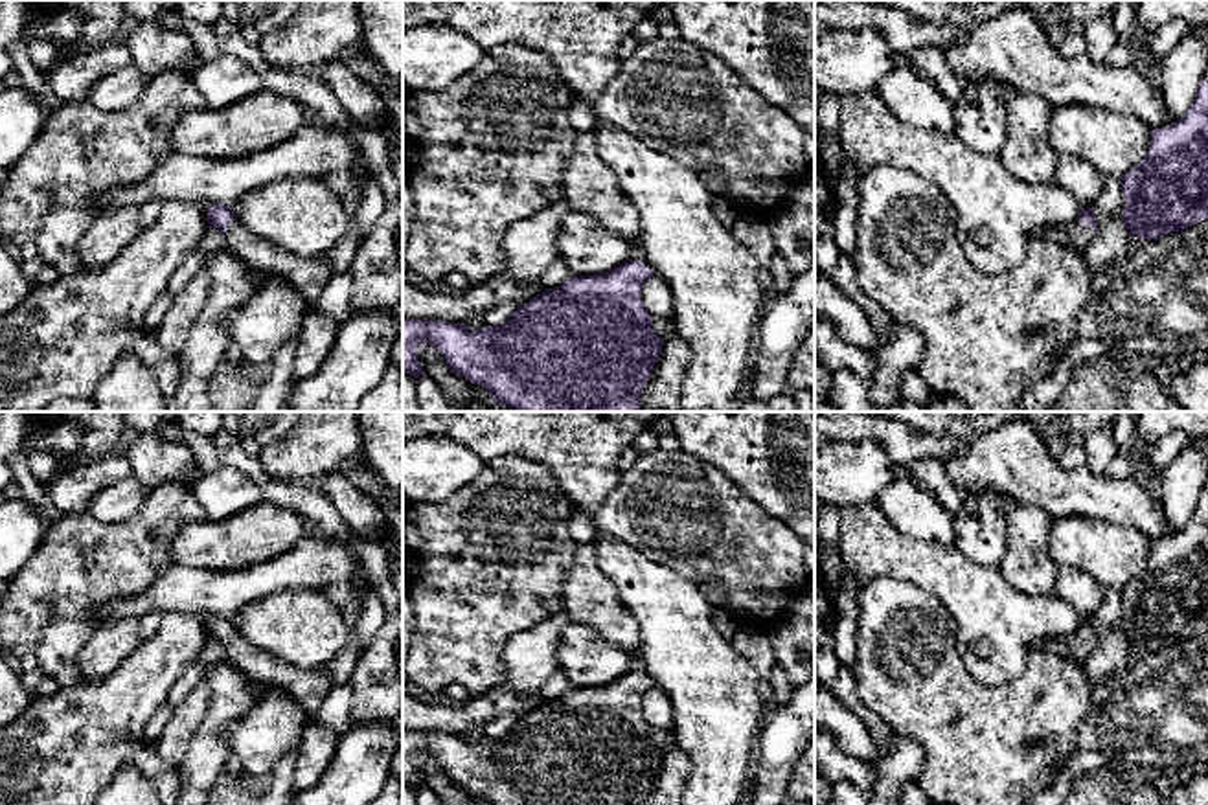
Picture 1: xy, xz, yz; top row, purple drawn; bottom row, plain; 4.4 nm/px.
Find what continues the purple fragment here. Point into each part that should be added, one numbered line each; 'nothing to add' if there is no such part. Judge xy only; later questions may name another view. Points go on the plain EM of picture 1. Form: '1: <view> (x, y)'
1: xy (307, 688)

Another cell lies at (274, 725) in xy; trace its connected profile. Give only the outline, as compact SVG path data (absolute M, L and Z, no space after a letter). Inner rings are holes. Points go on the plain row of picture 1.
M254 682L254 691L257 702L234 720L228 741L245 774L261 779L300 744L309 717L283 689Z

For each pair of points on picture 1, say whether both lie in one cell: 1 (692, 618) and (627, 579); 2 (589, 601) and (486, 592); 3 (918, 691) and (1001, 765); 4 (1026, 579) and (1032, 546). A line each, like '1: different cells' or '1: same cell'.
1: same cell
2: different cells
3: same cell
4: same cell

